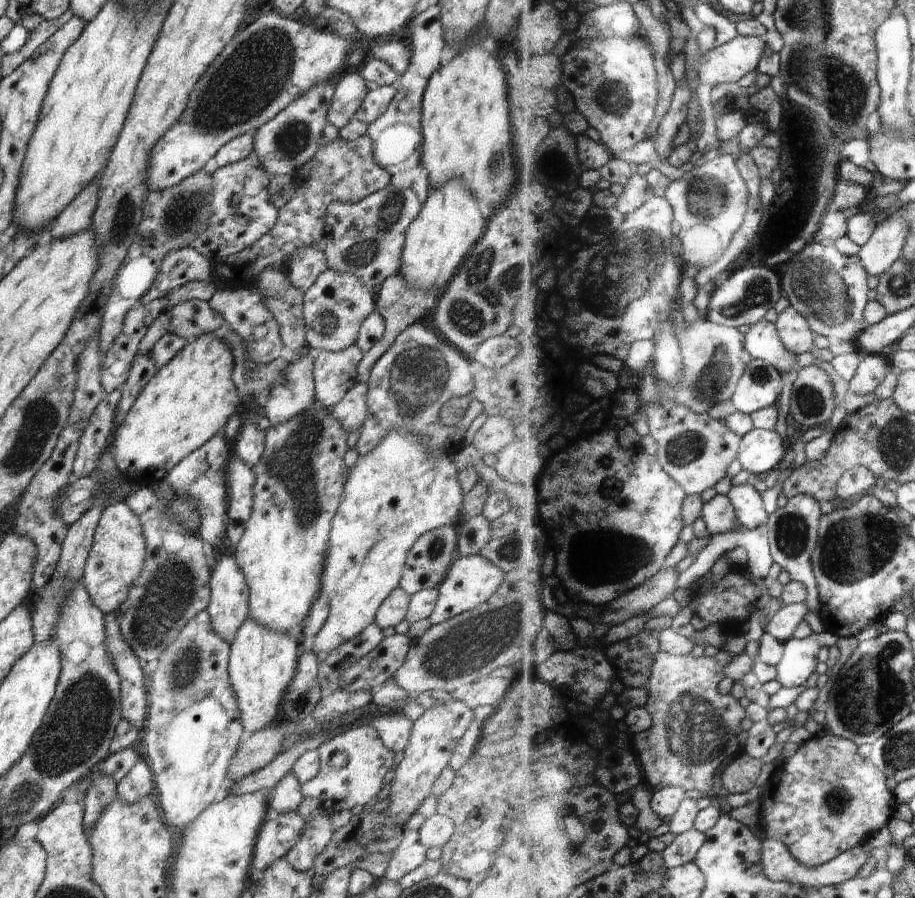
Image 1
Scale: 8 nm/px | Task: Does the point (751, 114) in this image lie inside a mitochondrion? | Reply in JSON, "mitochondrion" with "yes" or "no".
{"mitochondrion":"no"}

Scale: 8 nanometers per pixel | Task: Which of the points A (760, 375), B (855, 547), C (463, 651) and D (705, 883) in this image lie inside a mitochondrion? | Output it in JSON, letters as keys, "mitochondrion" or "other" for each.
{"A":"mitochondrion","B":"mitochondrion","C":"mitochondrion","D":"other"}

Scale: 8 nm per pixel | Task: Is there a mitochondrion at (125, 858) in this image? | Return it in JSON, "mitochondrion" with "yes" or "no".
{"mitochondrion":"no"}

